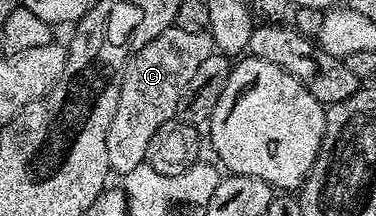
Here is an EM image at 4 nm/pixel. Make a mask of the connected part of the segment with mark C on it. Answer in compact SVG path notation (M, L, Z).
M172 25L159 32L151 44L128 62L121 77L119 104L115 104L115 116L111 116L111 128L107 128L107 160L114 175L124 176L143 165L151 136L163 124L177 118L191 76L199 72L199 64L214 52L208 30L183 32L183 28Z

